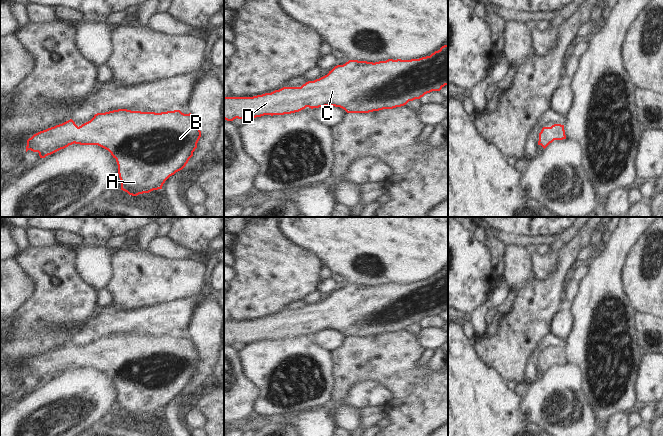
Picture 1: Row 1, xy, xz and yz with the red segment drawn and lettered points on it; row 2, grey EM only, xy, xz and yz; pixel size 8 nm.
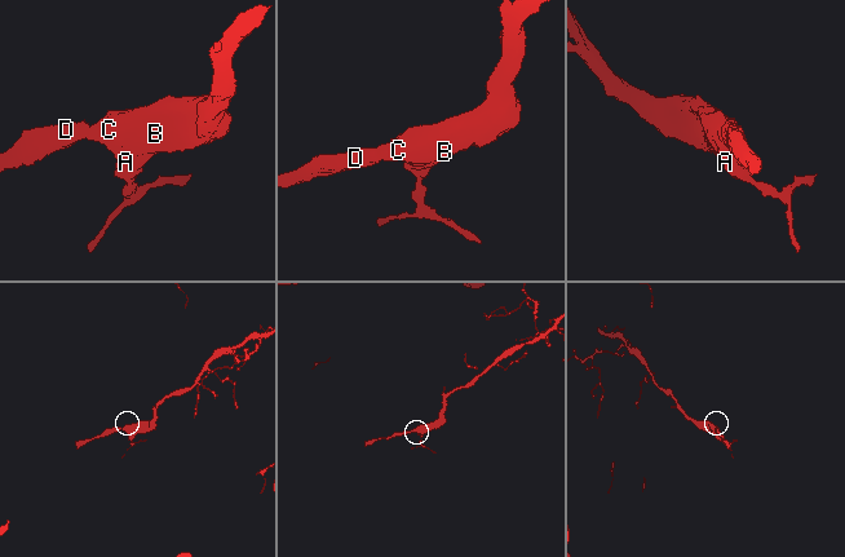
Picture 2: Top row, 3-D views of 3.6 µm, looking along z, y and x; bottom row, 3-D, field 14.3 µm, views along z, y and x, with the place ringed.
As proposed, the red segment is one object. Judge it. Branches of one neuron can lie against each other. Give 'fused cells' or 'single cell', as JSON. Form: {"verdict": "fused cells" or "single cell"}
{"verdict": "single cell"}

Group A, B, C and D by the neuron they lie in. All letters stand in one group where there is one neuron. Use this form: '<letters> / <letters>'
A B C D

